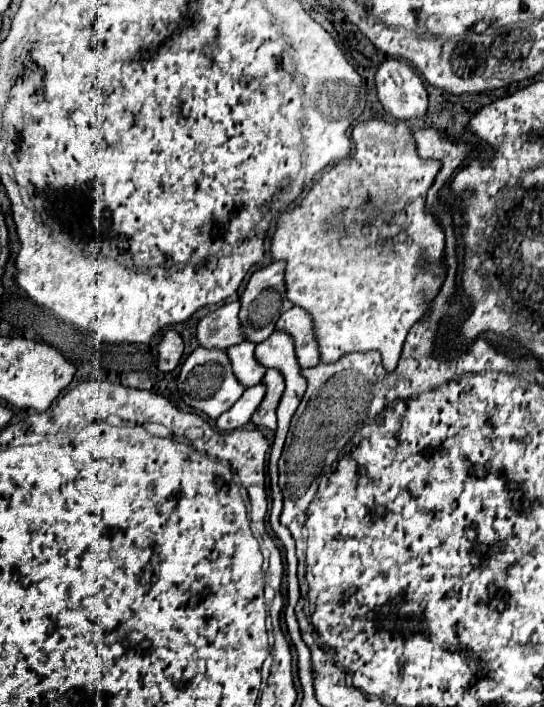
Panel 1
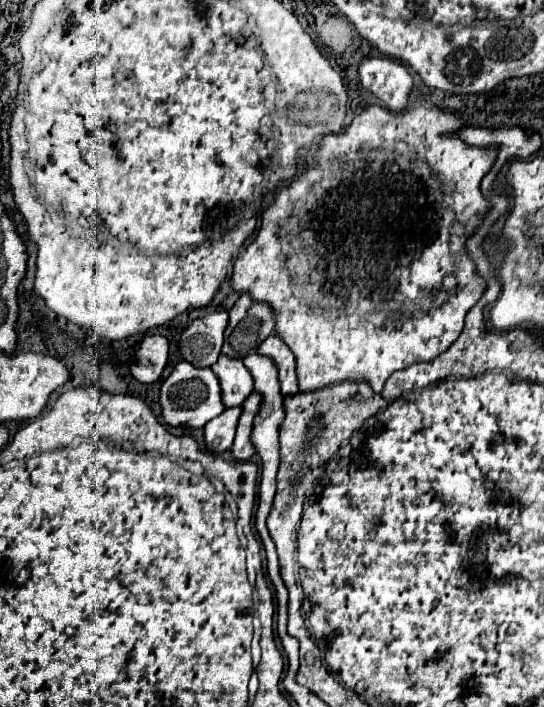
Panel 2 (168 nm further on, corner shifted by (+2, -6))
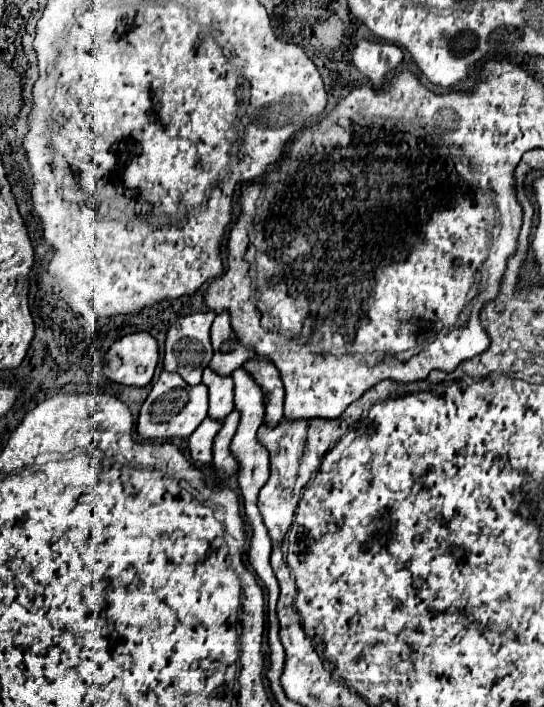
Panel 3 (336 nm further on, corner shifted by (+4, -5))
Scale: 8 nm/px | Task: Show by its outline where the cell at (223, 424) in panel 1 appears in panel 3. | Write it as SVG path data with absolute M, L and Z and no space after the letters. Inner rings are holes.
M206 418L190 436L188 440L188 448L190 448L190 456L200 462L200 464L210 464L212 462L212 440L218 434L222 426L222 420L212 420Z

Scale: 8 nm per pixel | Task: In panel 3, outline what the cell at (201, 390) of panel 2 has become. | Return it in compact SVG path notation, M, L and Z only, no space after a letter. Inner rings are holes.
M162 372L140 408L138 422L136 422L136 434L140 440L148 440L148 442L188 438L200 426L206 414L208 414L208 390L204 384L188 386L178 374Z

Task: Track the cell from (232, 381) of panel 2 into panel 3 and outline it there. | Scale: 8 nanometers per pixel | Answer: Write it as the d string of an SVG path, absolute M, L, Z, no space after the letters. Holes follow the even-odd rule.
M206 368L202 374L202 382L208 388L208 416L212 420L224 420L232 410L232 378L218 376L214 370Z

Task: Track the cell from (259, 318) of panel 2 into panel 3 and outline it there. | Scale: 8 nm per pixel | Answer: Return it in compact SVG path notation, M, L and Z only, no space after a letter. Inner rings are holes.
M228 312L216 316L212 330L210 330L210 340L212 340L212 348L214 348L214 358L210 362L210 370L214 370L220 376L230 376L232 370L240 368L244 362L248 362L248 358L254 358L254 352L244 348L236 340L236 334L230 326Z

